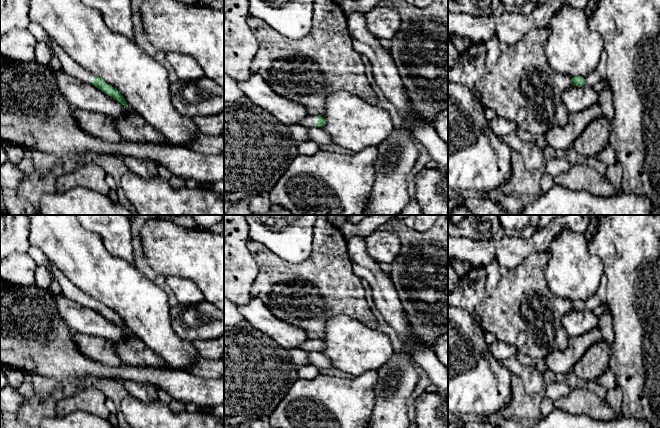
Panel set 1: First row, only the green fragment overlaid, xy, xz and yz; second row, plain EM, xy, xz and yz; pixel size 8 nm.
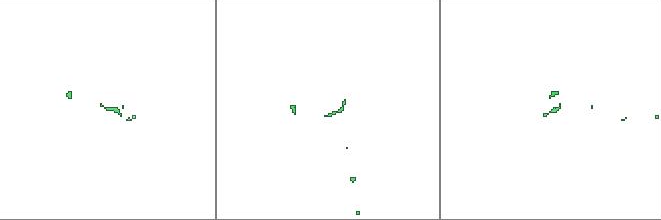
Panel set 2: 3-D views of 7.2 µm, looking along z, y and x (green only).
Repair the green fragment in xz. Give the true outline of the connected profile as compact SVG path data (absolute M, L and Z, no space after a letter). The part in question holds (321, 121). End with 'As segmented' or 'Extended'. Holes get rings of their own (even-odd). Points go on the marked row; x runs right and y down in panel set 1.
M308 115L301 121L301 126L309 129L312 127L322 127L326 124L326 120L321 115Z. Extended

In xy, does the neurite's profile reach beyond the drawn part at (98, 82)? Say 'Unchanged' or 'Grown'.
Grown

